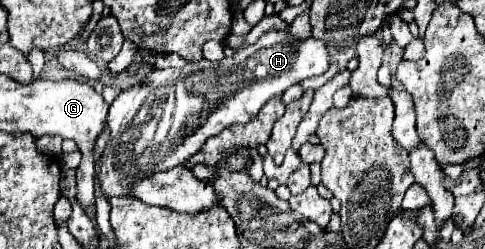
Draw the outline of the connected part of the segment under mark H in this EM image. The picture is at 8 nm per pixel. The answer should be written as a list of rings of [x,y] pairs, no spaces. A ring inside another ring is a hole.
[[[266,32],[260,36],[256,44],[240,52],[234,52],[230,56],[224,56],[218,62],[200,60],[200,62],[188,62],[184,68],[166,68],[146,74],[136,86],[130,86],[128,90],[120,92],[118,98],[110,104],[110,112],[106,120],[110,128],[110,138],[100,156],[100,172],[98,172],[102,196],[106,200],[114,196],[128,196],[132,186],[144,178],[150,178],[150,174],[182,166],[188,158],[192,158],[200,150],[200,146],[204,146],[204,142],[210,136],[216,136],[218,132],[222,132],[232,124],[250,122],[268,100],[282,96],[282,92],[292,84],[324,74],[328,70],[328,60],[330,56],[322,42],[316,42],[312,38],[308,42],[292,42],[292,36],[288,32]],[[188,82],[206,82],[206,94],[198,94],[196,90],[190,90]]]

